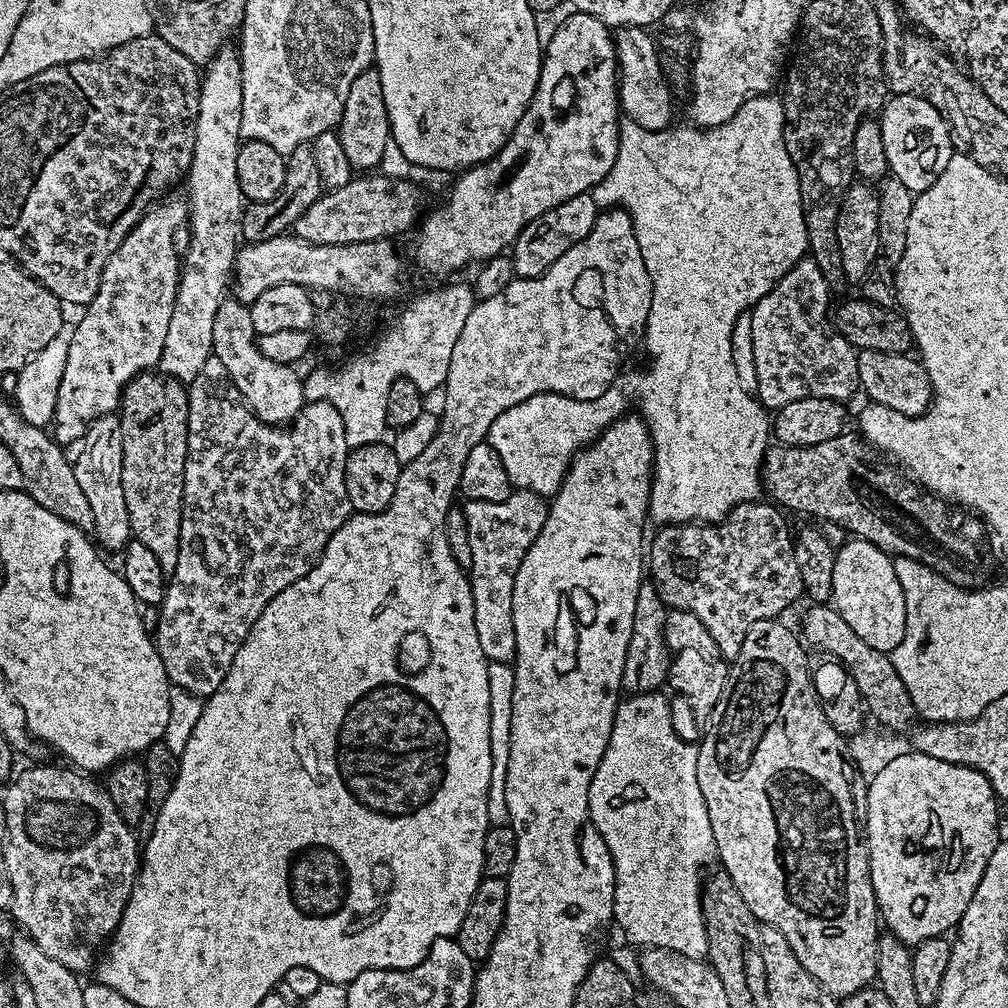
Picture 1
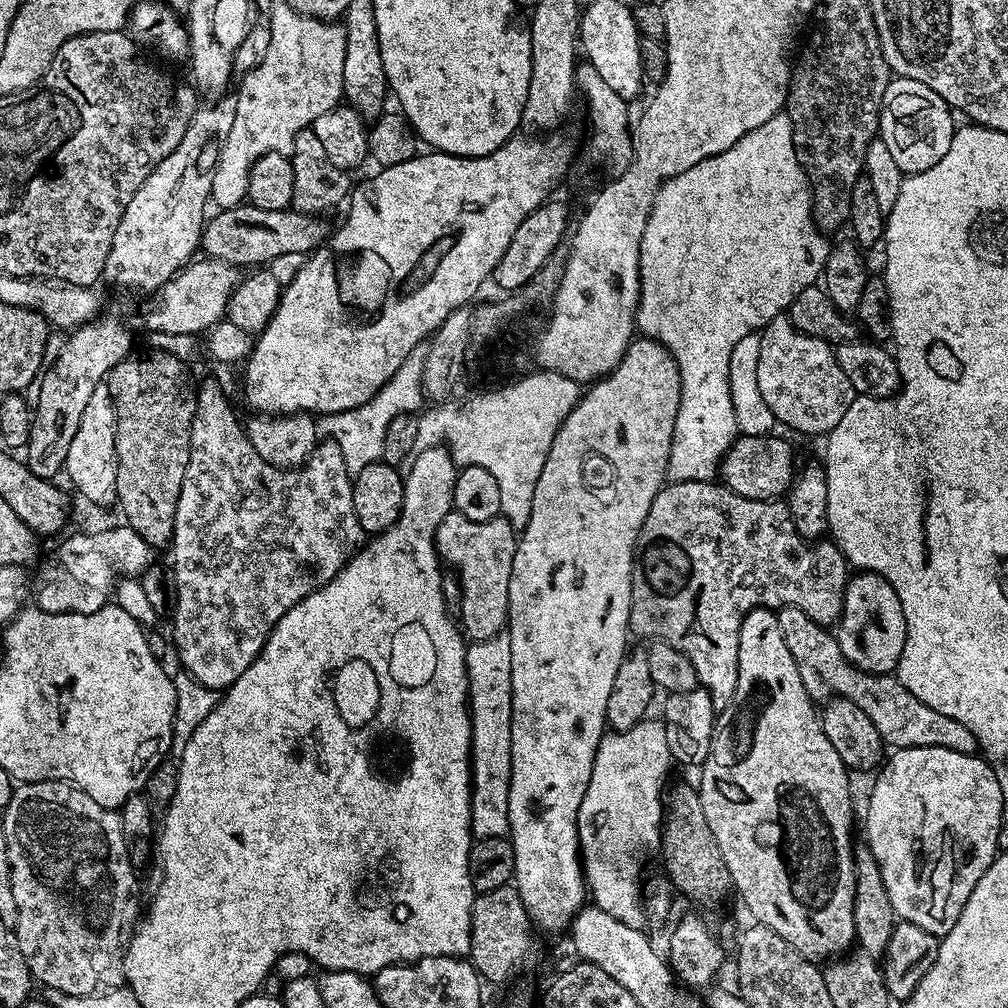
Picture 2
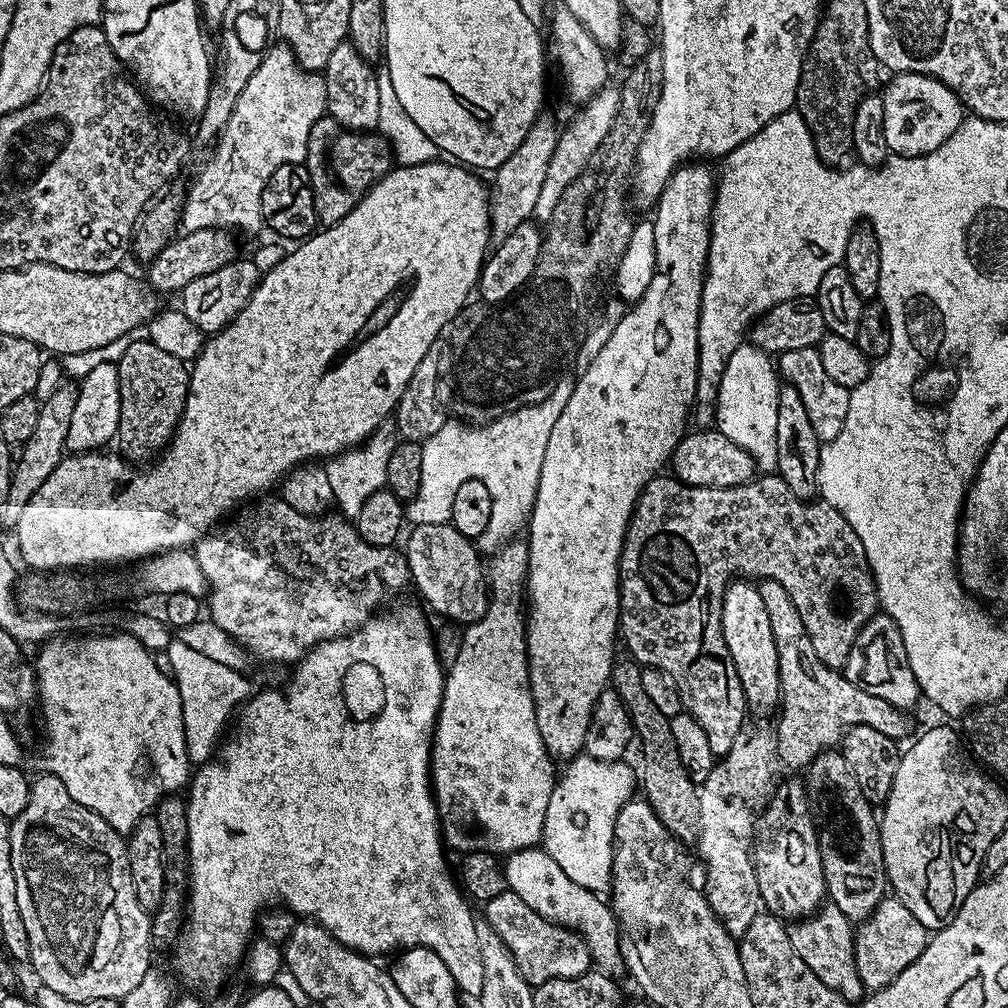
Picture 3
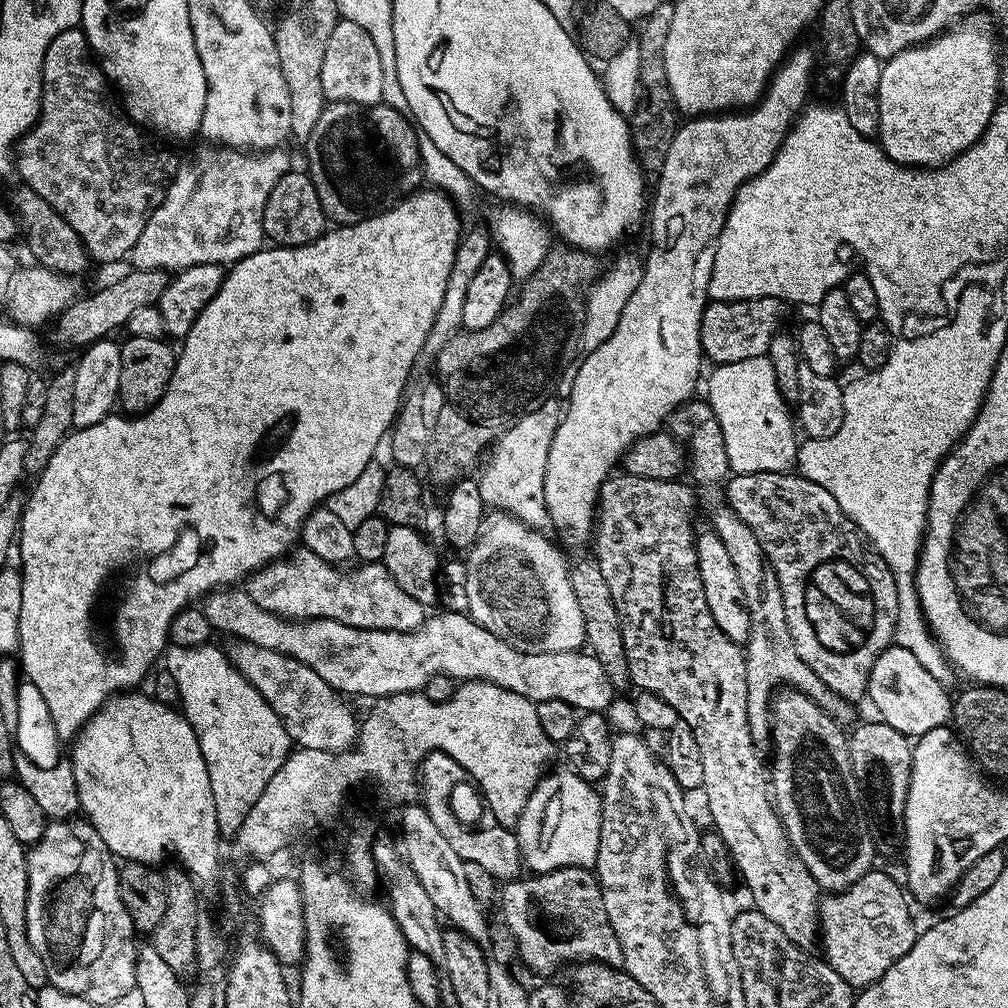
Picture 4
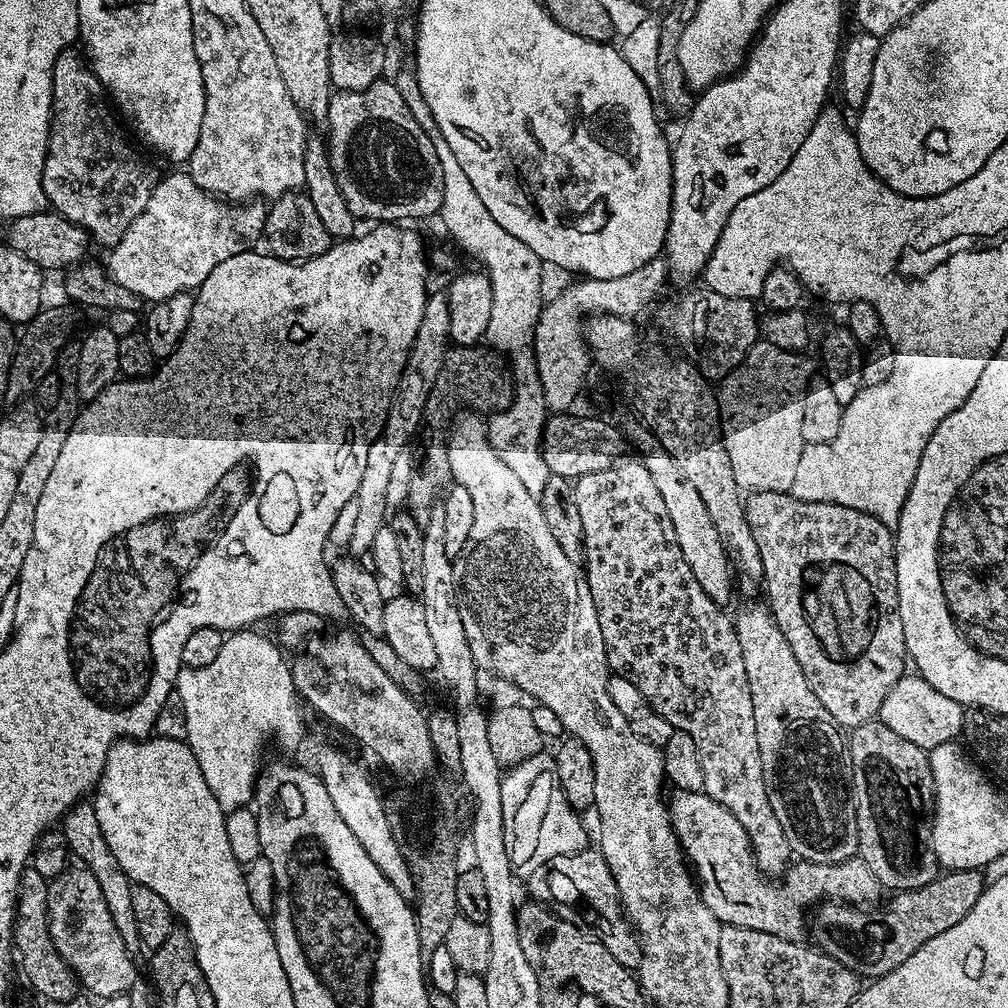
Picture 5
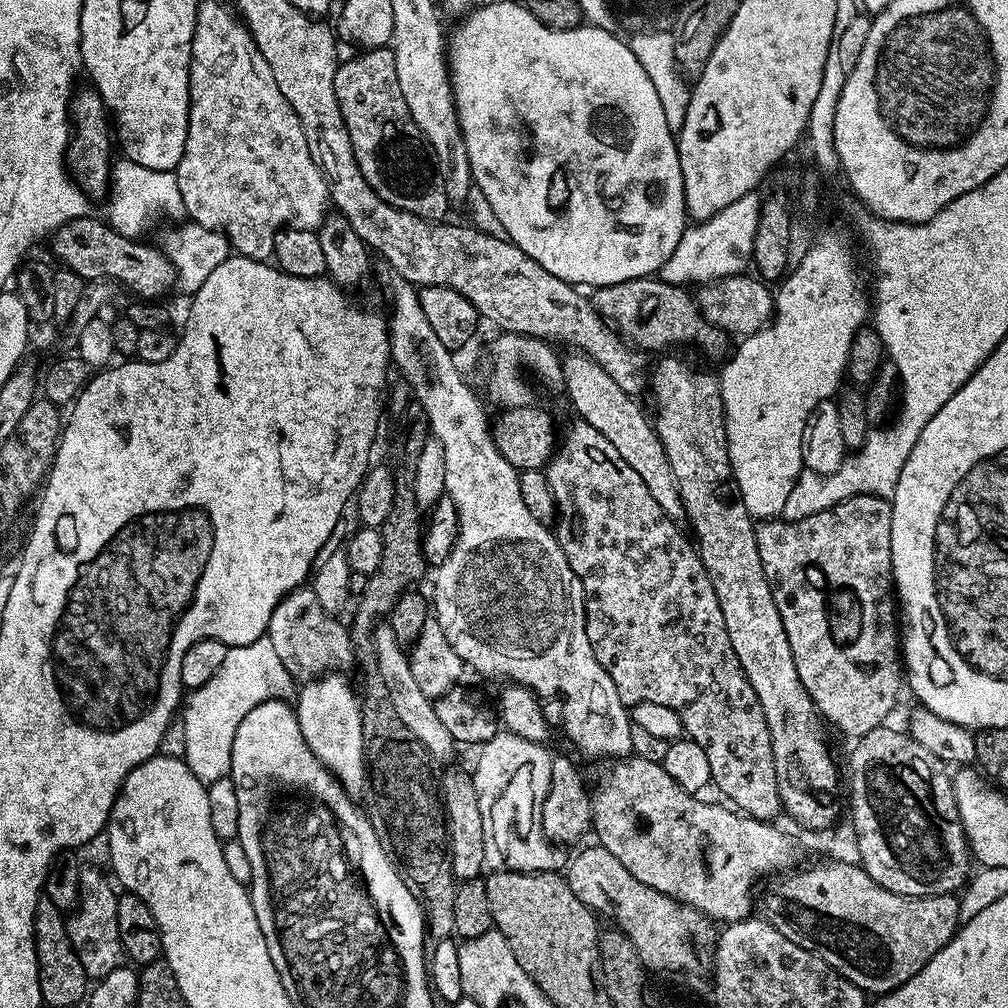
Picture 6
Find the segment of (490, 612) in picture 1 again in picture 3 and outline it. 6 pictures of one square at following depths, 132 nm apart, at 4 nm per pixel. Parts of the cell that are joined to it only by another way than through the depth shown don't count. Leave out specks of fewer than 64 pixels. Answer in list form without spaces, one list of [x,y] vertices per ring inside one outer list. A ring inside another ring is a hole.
[[[451,522],[447,524],[415,525],[408,536],[408,574],[420,591],[419,599],[438,615],[460,626],[481,620],[488,609],[490,589],[486,579],[486,564],[476,553],[471,539],[463,536]]]

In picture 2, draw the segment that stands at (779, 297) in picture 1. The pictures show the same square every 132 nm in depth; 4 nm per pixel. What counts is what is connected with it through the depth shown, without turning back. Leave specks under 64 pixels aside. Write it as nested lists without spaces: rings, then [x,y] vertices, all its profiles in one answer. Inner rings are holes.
[[[787,315],[775,316],[760,332],[762,350],[758,353],[758,390],[762,390],[762,398],[766,406],[774,414],[774,418],[796,432],[805,432],[808,436],[820,436],[832,432],[846,410],[850,410],[850,402],[858,393],[850,386],[850,378],[842,374],[842,366],[838,366],[836,349],[831,343],[818,337],[799,332],[792,325]]]

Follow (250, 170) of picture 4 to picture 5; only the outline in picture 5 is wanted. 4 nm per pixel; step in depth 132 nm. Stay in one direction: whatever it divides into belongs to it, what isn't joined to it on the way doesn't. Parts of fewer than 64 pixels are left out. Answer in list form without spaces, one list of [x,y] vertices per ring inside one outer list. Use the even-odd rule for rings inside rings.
[[[172,170],[168,177],[157,179],[156,188],[150,194],[150,202],[146,202],[146,206],[142,210],[142,214],[138,214],[138,218],[134,218],[134,222],[130,222],[130,226],[126,230],[126,234],[122,234],[122,238],[107,253],[106,267],[108,275],[112,277],[114,282],[118,282],[118,286],[126,286],[126,290],[130,290],[134,294],[141,296],[145,302],[155,302],[165,300],[179,292],[192,292],[199,288],[202,282],[206,282],[206,278],[210,274],[210,270],[214,270],[214,266],[218,266],[218,262],[226,262],[226,258],[234,258],[234,254],[242,254],[257,247],[256,239],[259,241],[264,234],[264,217],[266,208],[260,202],[229,202],[220,199],[219,196],[213,196],[210,192],[204,192],[199,188],[192,177],[180,170]]]

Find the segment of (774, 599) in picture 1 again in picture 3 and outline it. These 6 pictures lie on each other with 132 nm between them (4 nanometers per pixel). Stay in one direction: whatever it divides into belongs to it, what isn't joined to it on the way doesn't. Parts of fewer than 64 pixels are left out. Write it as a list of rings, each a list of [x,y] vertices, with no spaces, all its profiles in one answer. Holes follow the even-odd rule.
[[[668,474],[656,475],[644,487],[634,506],[622,546],[622,554],[620,555],[620,627],[618,632],[622,637],[623,647],[625,644],[632,651],[629,652],[631,659],[644,668],[656,668],[674,680],[683,707],[696,719],[698,726],[702,726],[702,730],[706,730],[706,738],[710,741],[710,750],[717,758],[728,755],[734,738],[738,738],[738,734],[745,731],[746,728],[744,725],[746,701],[742,682],[738,682],[738,670],[734,670],[734,662],[730,658],[730,650],[726,650],[726,642],[722,634],[724,591],[737,578],[755,578],[757,581],[773,580],[778,582],[778,586],[782,586],[782,590],[786,590],[786,594],[790,594],[794,606],[806,626],[806,634],[814,646],[814,654],[826,666],[837,670],[843,669],[858,634],[878,612],[876,584],[872,580],[872,572],[868,568],[866,550],[862,550],[862,542],[858,538],[858,534],[854,534],[850,522],[846,522],[846,518],[842,518],[842,514],[838,514],[838,510],[834,510],[834,506],[823,502],[799,500],[794,494],[794,490],[790,490],[790,486],[786,486],[786,482],[782,482],[782,478],[778,474],[764,474],[759,478],[749,480],[747,484],[742,486],[730,486],[729,488],[690,486]]]

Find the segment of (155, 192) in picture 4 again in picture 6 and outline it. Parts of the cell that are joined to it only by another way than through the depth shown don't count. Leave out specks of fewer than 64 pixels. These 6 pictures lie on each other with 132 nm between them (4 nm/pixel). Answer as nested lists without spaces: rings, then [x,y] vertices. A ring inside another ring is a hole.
[[[77,87],[73,91],[70,101],[70,132],[66,167],[71,179],[75,180],[89,197],[95,198],[100,195],[103,197],[109,191],[110,177],[114,172],[114,164],[112,168],[114,140],[110,135],[110,113],[104,106],[104,99],[96,93],[95,88]]]

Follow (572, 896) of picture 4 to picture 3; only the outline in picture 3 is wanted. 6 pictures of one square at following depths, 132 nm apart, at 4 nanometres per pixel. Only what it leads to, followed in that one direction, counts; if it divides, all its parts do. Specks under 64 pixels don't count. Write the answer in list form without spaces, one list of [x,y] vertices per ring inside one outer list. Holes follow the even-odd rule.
[[[507,891],[498,894],[498,898],[490,898],[483,908],[483,919],[487,920],[494,934],[502,938],[518,970],[528,979],[529,984],[535,986],[554,978],[578,978],[593,967],[590,950],[578,931],[542,918],[530,910],[514,892]]]

